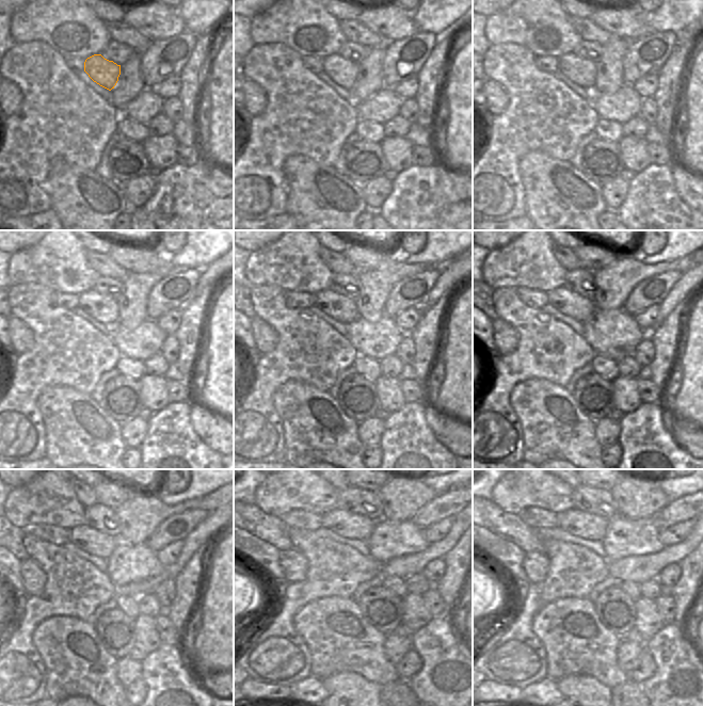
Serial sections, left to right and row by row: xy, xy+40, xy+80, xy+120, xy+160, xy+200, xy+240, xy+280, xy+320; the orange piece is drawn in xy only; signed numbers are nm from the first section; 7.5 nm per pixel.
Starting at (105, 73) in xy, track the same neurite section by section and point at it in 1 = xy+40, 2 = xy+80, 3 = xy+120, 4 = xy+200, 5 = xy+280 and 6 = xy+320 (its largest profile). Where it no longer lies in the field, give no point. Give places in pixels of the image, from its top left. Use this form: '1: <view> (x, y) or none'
1: xy+40 (342, 71)
2: xy+80 (581, 71)
3: xy+120 (102, 308)
4: xy+200 (570, 303)
5: xy+280 (344, 524)
6: xy+320 (579, 524)

